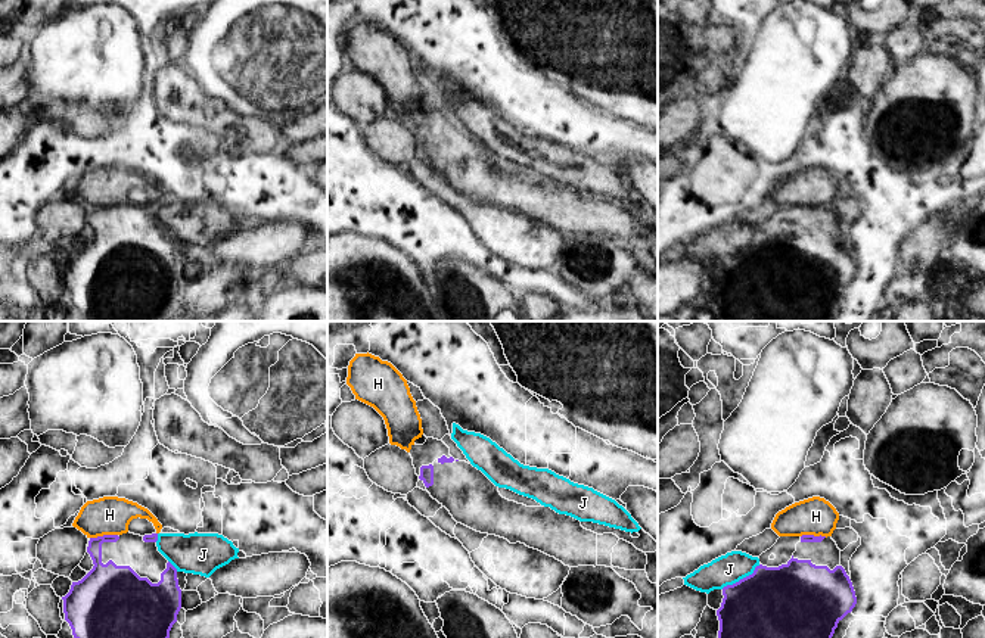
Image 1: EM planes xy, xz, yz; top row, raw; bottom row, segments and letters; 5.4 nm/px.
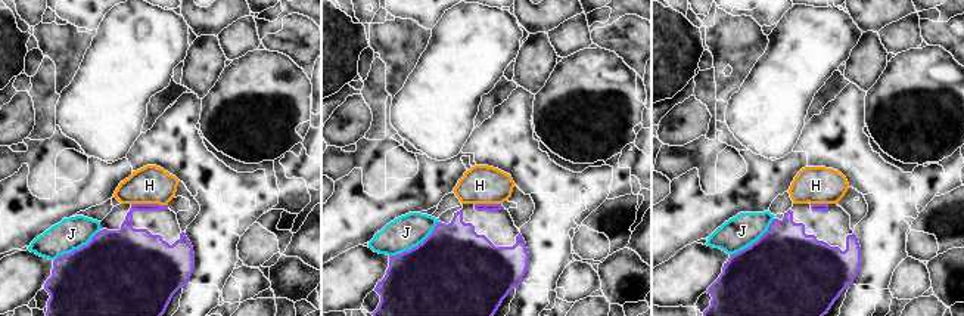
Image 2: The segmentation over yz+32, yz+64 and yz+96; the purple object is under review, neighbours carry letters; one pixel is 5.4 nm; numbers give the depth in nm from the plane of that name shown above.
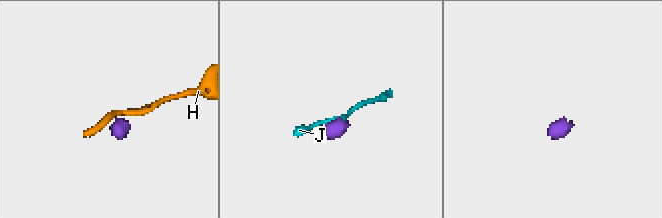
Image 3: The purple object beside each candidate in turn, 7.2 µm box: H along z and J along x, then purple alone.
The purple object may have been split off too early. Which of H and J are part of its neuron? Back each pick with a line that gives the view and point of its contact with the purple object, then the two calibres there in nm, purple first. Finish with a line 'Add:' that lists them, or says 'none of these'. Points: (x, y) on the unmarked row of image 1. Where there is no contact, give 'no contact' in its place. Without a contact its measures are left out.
Add: none of these

